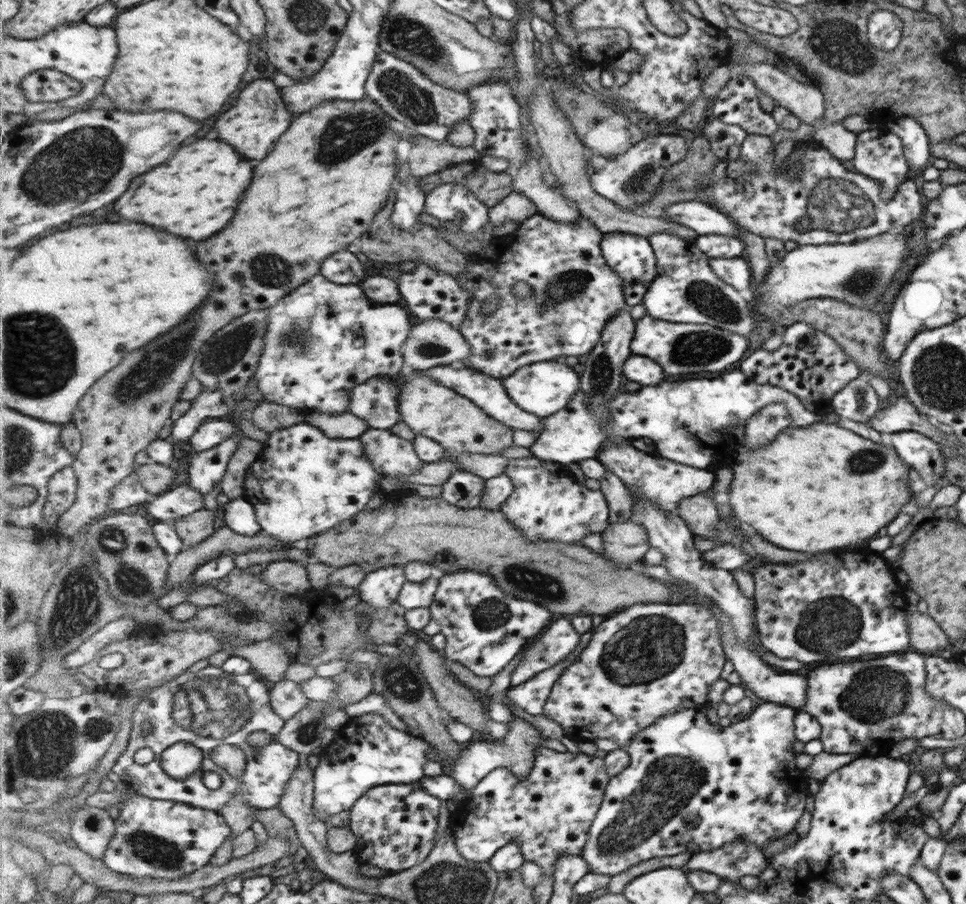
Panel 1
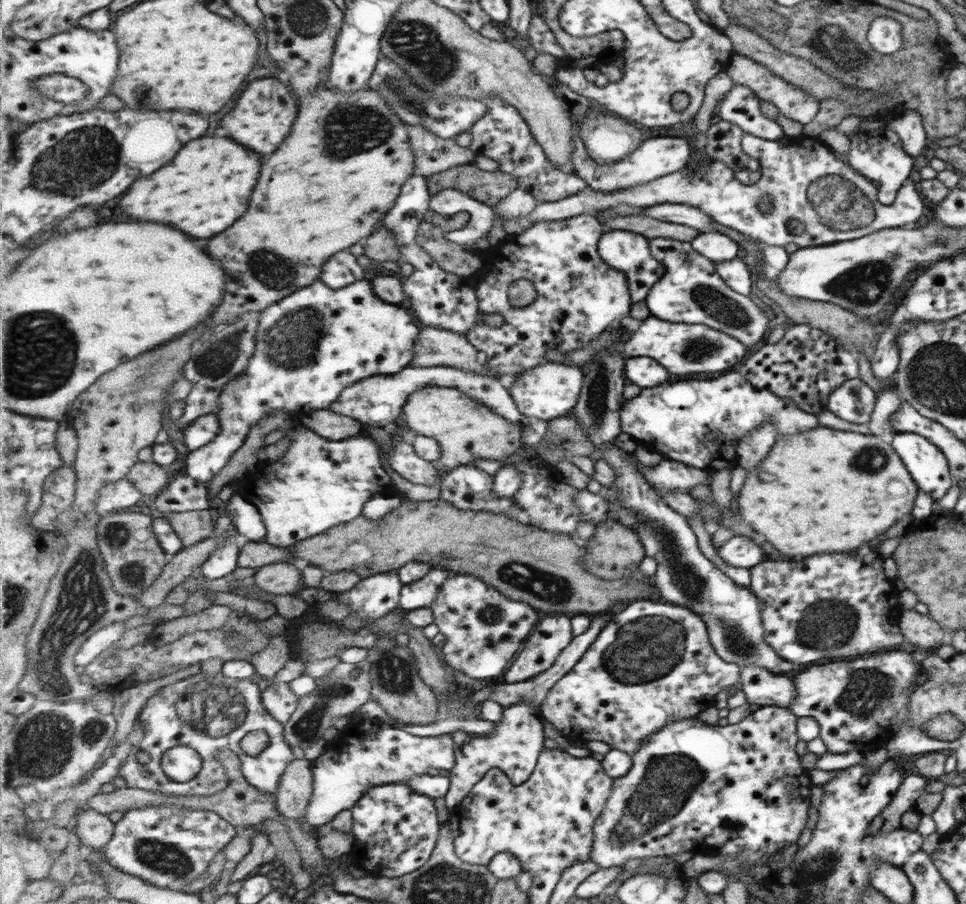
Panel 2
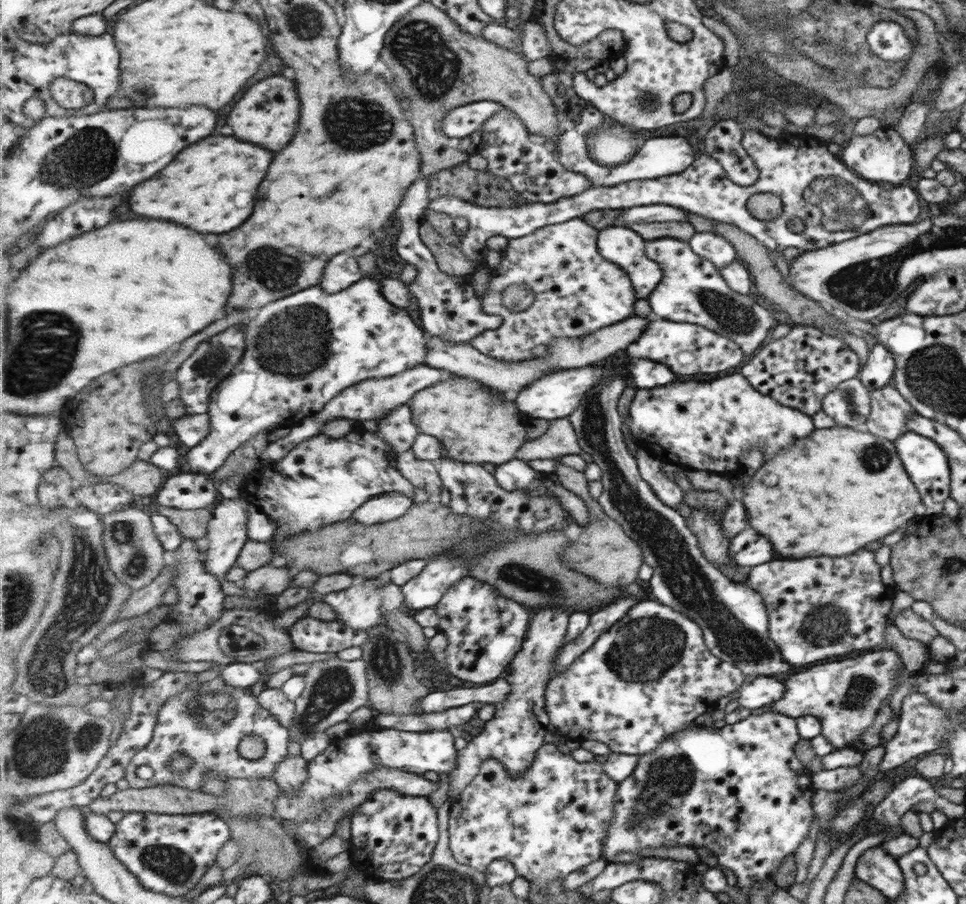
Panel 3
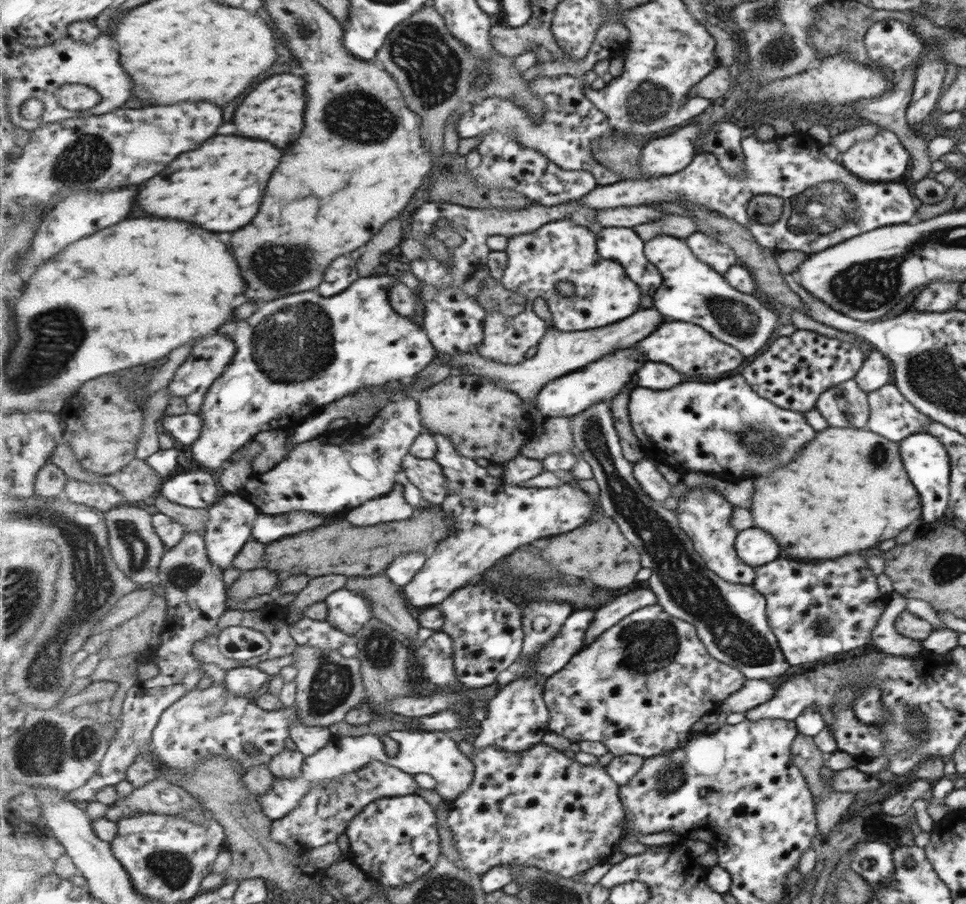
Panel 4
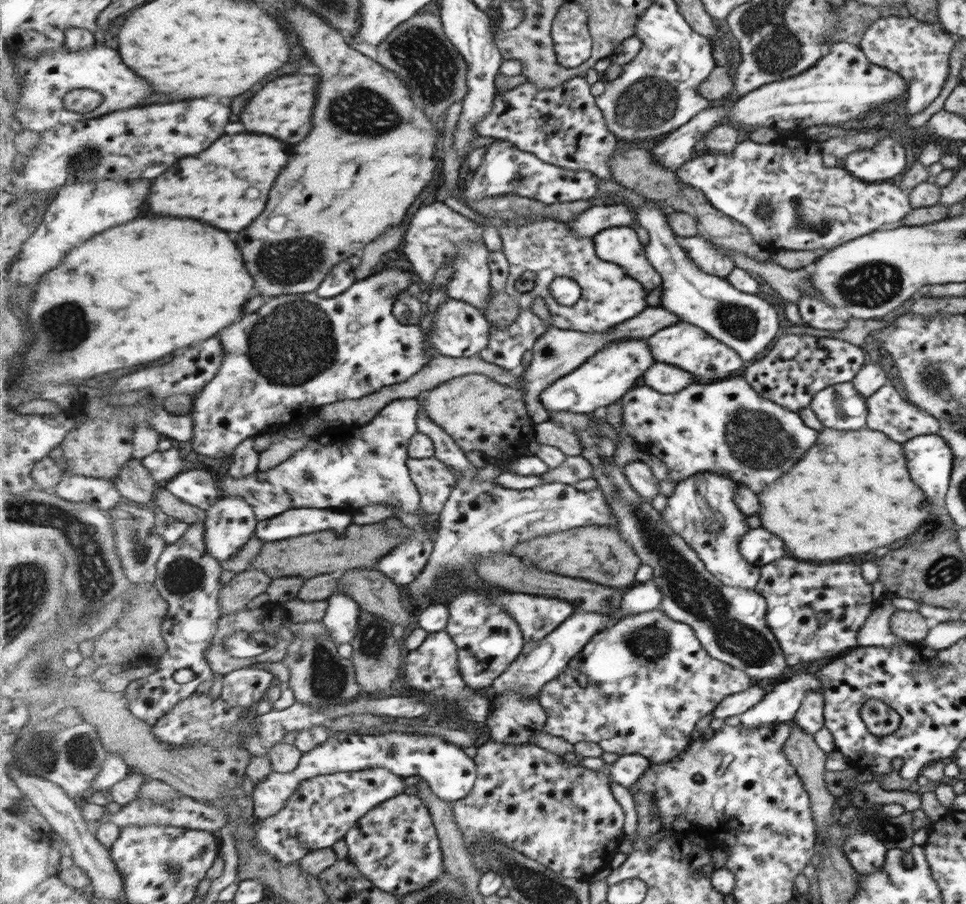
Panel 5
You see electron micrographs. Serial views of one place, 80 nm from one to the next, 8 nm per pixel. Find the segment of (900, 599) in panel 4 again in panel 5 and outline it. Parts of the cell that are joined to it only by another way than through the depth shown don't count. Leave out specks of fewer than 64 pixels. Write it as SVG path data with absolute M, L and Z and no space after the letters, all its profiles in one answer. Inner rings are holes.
M889 599L881 600L875 608L870 612L870 615L865 619L865 622L859 627L855 636L857 647L876 646L889 648L897 643L905 643L905 640L900 640L889 630L889 616L897 611L896 608L889 602Z

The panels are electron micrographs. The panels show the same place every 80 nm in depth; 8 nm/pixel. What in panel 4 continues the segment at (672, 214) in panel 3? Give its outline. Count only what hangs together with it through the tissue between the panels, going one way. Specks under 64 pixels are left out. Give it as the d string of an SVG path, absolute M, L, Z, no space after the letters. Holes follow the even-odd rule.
M629 206L611 210L598 210L596 222L602 228L627 227L635 228L639 224L659 220L663 215L659 208L650 206Z

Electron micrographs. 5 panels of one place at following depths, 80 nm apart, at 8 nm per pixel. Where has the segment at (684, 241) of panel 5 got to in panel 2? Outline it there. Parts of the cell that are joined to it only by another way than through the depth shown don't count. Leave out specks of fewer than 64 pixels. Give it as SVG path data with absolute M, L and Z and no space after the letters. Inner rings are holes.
M714 230L697 233L696 237L690 240L690 243L694 250L705 255L705 258L711 259L714 264L722 260L731 260L741 255L737 242L727 237L727 235Z

